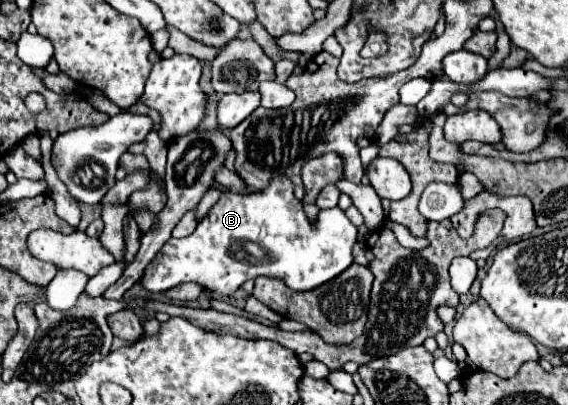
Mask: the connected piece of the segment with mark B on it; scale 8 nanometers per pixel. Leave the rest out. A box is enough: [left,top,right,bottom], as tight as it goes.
[141,177,357,295]

